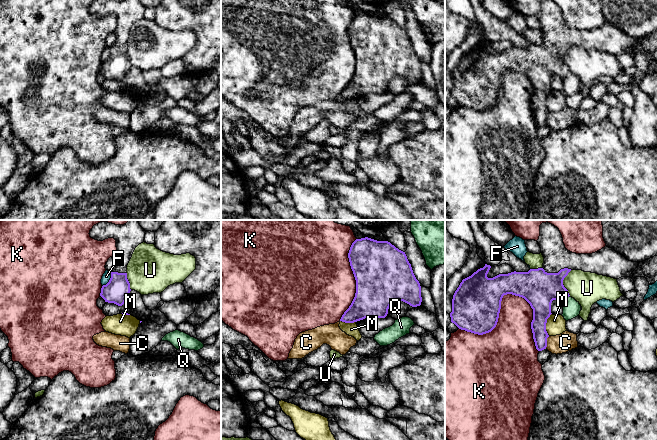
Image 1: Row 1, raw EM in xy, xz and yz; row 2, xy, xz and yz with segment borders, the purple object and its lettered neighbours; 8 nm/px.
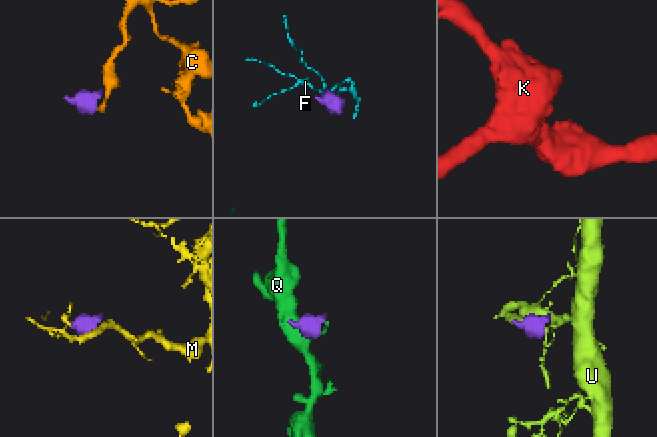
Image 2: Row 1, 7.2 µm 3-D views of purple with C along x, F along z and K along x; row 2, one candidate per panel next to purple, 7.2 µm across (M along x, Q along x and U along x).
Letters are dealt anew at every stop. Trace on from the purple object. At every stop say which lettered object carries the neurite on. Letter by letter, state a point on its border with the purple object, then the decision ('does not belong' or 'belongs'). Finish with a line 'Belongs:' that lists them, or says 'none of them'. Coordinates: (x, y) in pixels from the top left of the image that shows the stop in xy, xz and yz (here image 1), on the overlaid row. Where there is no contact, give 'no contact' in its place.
C: yz (546, 342) | does not belong
F: xy (109, 280) | does not belong
K: yz (507, 293) | does not belong
M: yz (545, 324) | does not belong
Q: yz (566, 299) | does not belong
U: yz (562, 283) | does not belong
Belongs: none of them

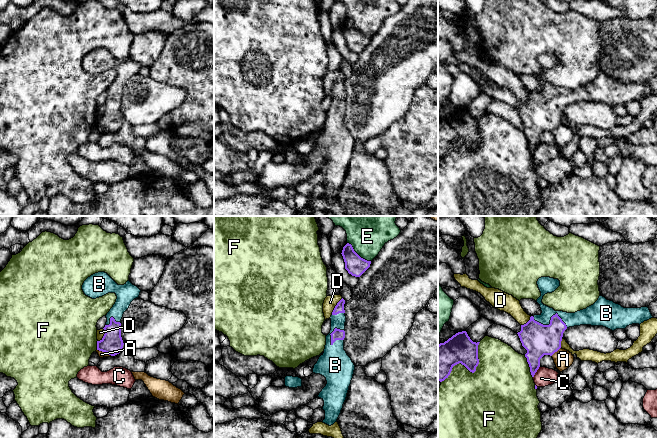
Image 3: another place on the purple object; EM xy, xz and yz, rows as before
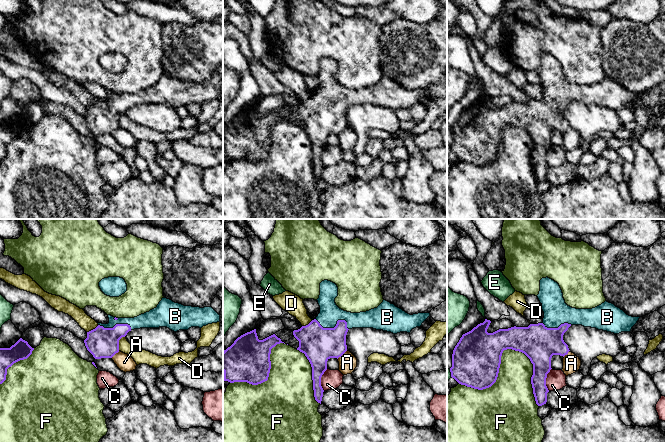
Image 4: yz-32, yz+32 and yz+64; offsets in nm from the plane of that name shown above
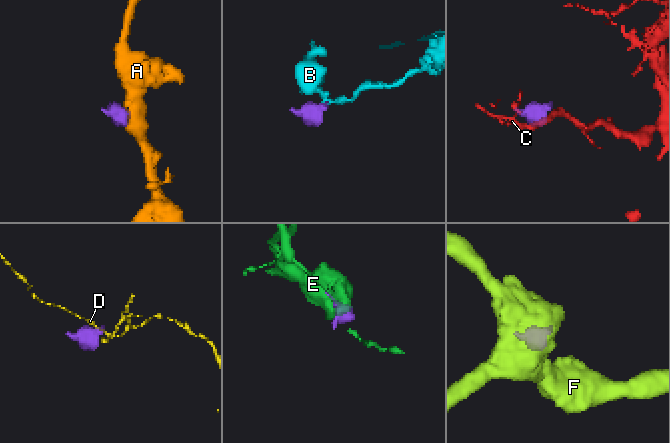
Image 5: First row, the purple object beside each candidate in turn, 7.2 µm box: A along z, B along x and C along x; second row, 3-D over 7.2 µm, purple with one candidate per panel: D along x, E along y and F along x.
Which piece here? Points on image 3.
A: xy (104, 351) | does not belong
B: yz (551, 319) | belongs
C: yz (536, 371) | does not belong
D: xz (335, 306) | does not belong
E: xz (357, 254) | does not belong
F: yz (470, 371) | does not belong
Belongs: B

